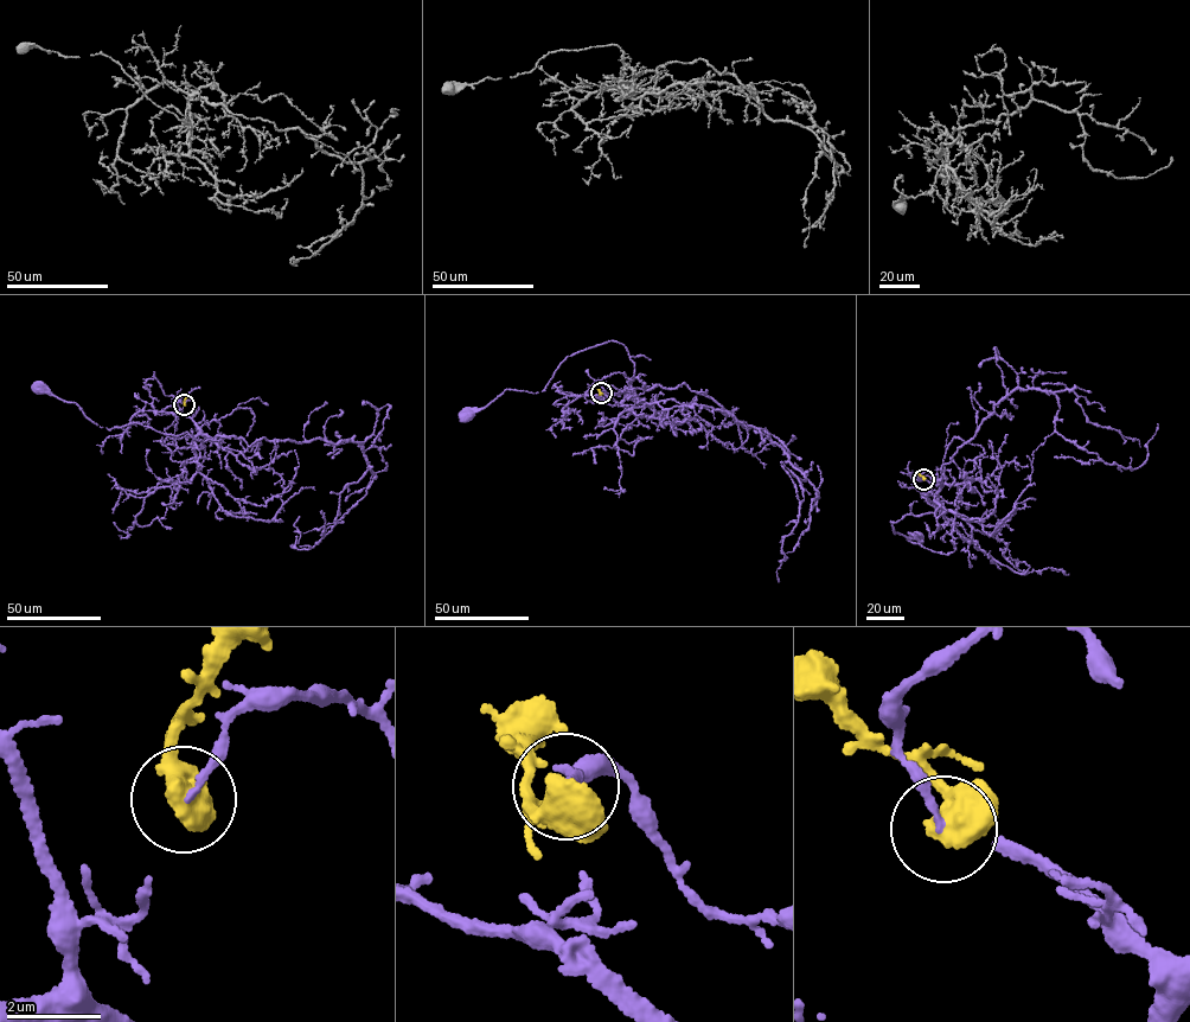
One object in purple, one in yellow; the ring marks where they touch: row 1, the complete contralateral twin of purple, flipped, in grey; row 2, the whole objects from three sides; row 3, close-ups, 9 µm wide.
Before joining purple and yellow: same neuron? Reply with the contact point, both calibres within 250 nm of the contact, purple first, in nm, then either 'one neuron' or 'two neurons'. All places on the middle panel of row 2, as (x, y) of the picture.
place (601, 393); calibres 150 and 440 nm; two neurons

